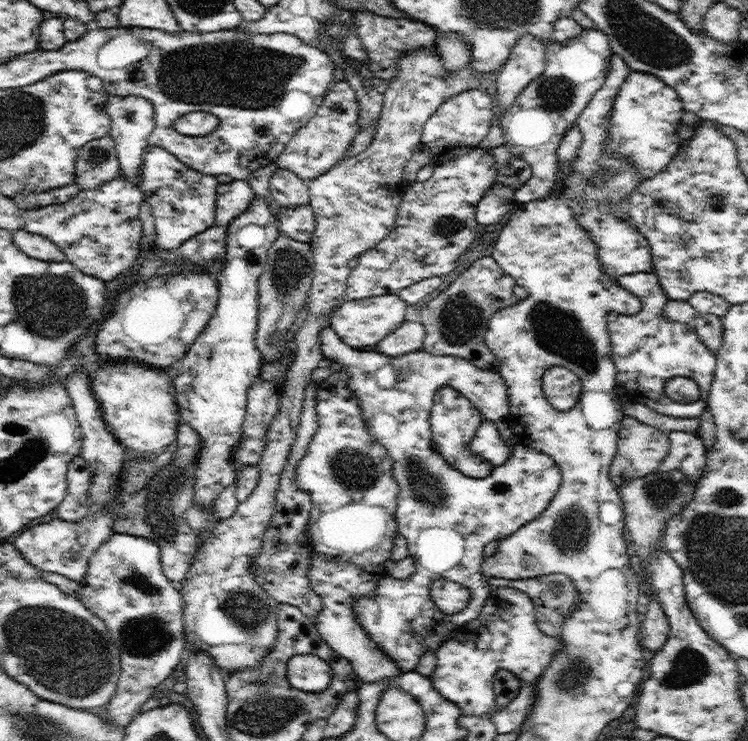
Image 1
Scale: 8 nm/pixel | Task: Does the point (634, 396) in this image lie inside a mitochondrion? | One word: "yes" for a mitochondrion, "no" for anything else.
no

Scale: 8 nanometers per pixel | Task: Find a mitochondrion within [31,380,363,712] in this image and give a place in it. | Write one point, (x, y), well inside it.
(157, 516)

